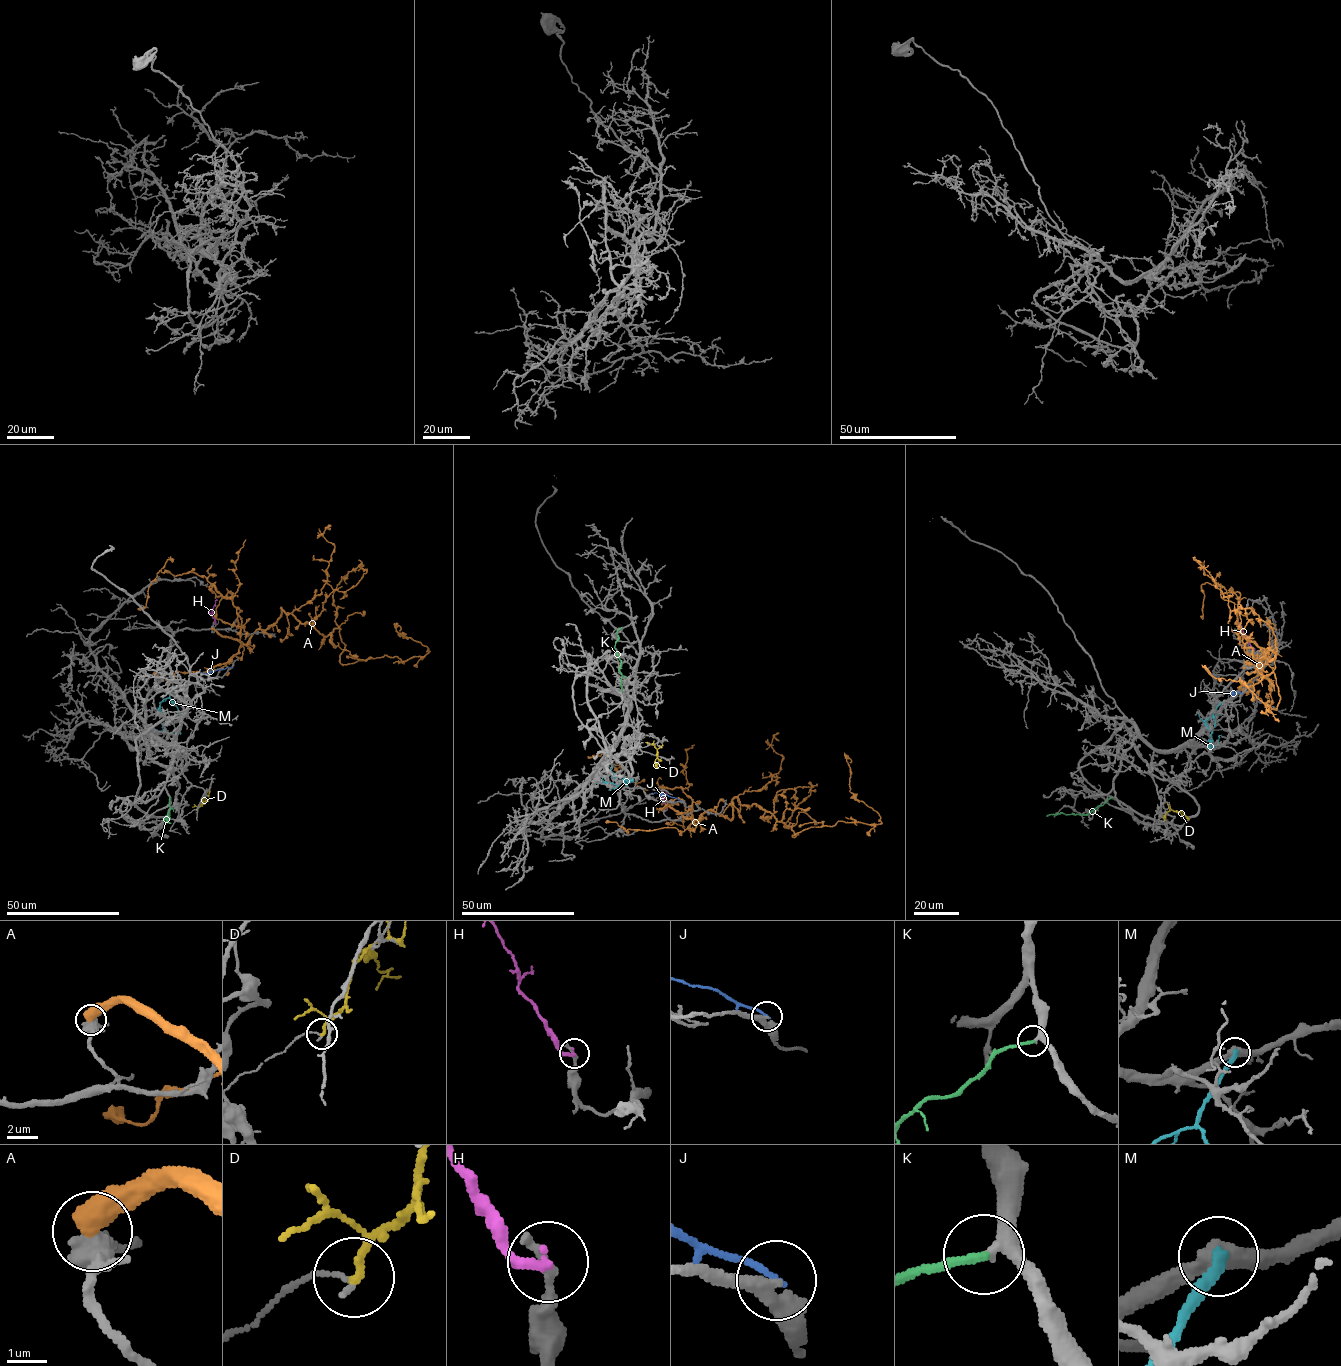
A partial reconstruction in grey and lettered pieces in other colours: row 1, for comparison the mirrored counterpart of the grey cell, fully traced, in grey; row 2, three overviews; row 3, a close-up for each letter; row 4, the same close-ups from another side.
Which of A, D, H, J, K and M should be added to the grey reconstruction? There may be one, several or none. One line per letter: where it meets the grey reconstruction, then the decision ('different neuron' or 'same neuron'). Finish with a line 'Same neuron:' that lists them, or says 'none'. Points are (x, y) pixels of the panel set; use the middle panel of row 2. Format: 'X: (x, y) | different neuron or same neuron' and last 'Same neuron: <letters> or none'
A: (663, 809) | different neuron
D: (649, 744) | different neuron
H: (666, 810) | different neuron
J: (684, 802) | different neuron
K: (622, 692) | same neuron
M: (627, 786) | different neuron
Same neuron: K

